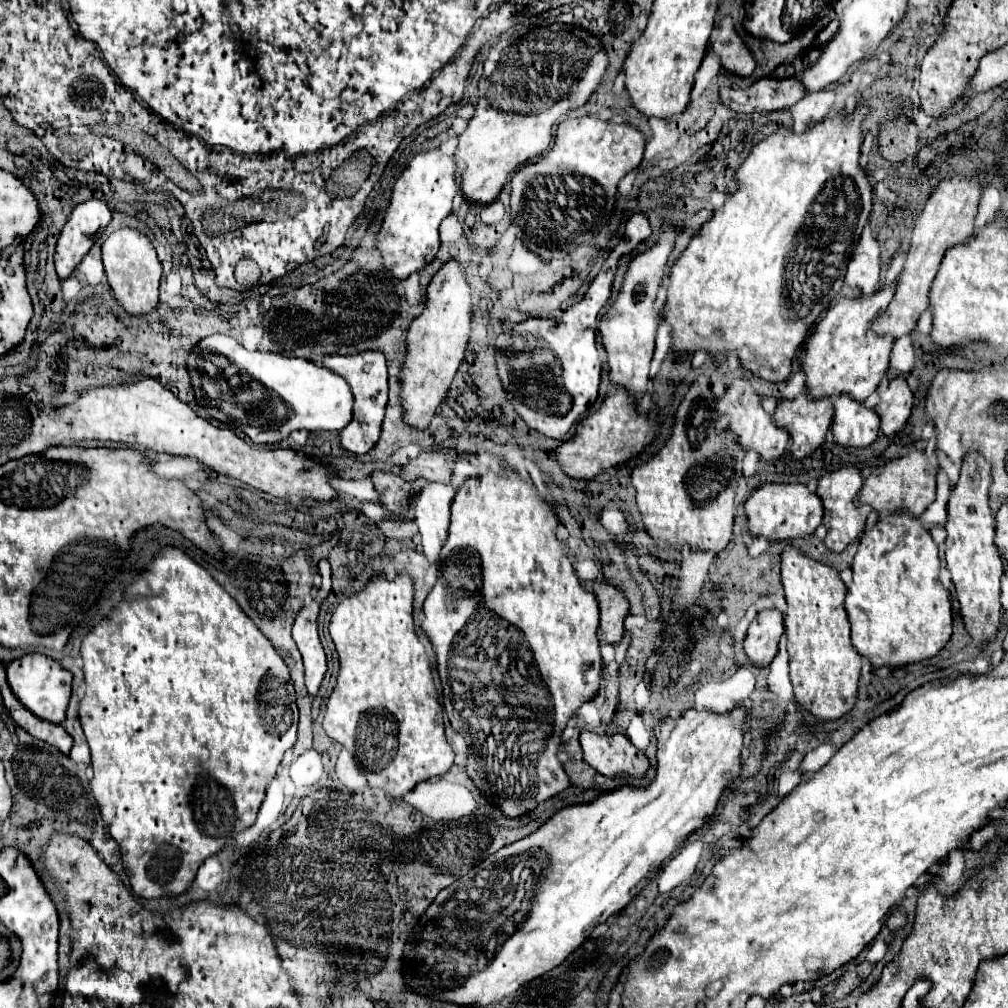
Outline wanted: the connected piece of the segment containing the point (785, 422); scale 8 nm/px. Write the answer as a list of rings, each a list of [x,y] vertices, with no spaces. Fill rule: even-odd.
[[[802,393],[794,401],[778,401],[772,419],[776,427],[788,431],[790,453],[796,461],[802,461],[824,443],[832,415],[834,407],[830,399],[812,401]]]

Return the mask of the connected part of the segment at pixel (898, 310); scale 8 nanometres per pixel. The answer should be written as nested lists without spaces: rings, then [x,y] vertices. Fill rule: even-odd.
[[[962,177],[942,181],[936,187],[936,191],[930,195],[930,199],[926,201],[926,207],[922,209],[922,213],[918,215],[914,223],[910,249],[904,261],[904,269],[898,275],[894,297],[888,309],[872,325],[872,331],[876,335],[892,335],[894,339],[900,339],[902,335],[908,335],[914,331],[920,315],[928,307],[930,285],[938,273],[944,253],[954,245],[966,243],[966,239],[972,235],[980,195],[982,195],[982,187],[978,185],[978,181],[962,179]]]

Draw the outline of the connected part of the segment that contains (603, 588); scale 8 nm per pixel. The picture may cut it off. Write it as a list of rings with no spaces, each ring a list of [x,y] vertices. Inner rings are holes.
[[[586,581],[584,589],[596,595],[600,609],[600,633],[606,635],[606,645],[614,645],[624,635],[624,619],[628,615],[628,601],[616,587],[608,583]]]

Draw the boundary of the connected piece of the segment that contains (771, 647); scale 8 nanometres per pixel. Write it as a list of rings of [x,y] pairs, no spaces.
[[[766,609],[758,613],[756,619],[750,623],[744,639],[744,651],[750,659],[750,665],[756,669],[768,667],[778,651],[782,635],[784,623],[778,609]]]

